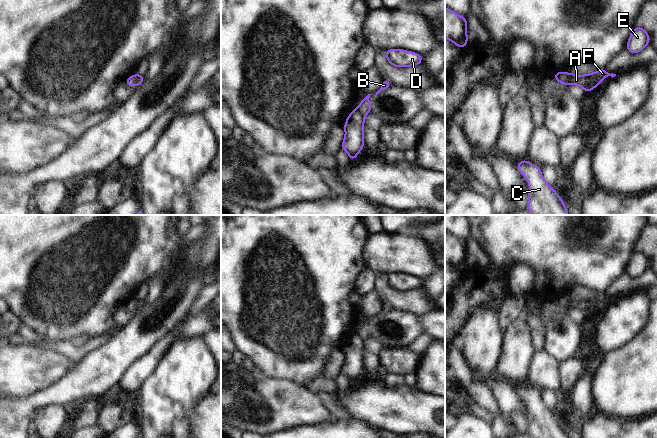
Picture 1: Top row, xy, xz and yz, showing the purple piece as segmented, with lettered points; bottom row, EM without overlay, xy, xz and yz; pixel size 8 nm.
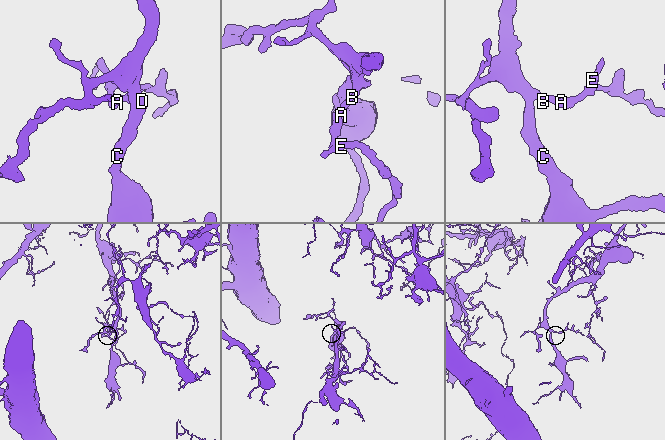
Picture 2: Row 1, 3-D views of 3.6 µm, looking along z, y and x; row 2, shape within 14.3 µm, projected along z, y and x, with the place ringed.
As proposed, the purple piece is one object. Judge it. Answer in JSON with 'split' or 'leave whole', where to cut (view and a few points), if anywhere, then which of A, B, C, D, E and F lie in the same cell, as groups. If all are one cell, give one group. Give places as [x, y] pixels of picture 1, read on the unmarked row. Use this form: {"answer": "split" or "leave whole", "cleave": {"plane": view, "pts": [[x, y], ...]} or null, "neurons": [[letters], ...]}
{"answer": "split", "cleave": {"plane": "yz", "pts": [[568, 298], [566, 308]]}, "neurons": [["A", "E", "F"], ["B", "C", "D"]]}

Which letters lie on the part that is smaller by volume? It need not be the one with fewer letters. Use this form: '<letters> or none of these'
A, E, F

